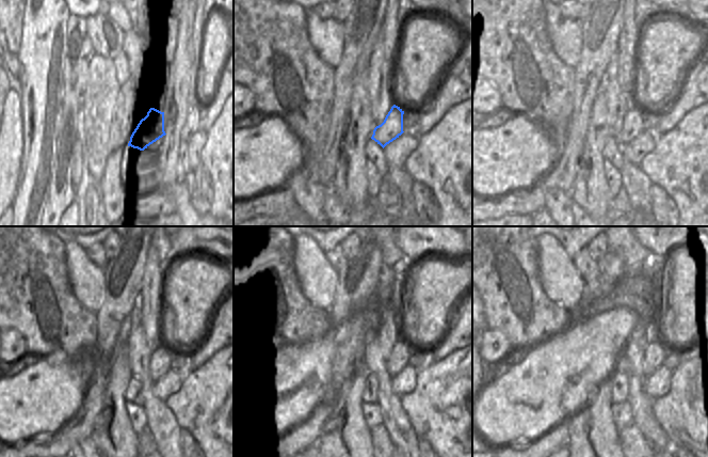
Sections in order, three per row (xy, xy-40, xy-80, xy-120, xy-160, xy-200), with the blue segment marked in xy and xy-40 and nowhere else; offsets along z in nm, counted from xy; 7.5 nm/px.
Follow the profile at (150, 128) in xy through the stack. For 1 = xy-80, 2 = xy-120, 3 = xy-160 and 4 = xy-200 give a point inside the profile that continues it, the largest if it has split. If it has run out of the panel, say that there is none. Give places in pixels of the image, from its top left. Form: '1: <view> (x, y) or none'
1: xy-80 (633, 122)
2: xy-120 (160, 361)
3: xy-160 (398, 351)
4: xy-200 (636, 349)

